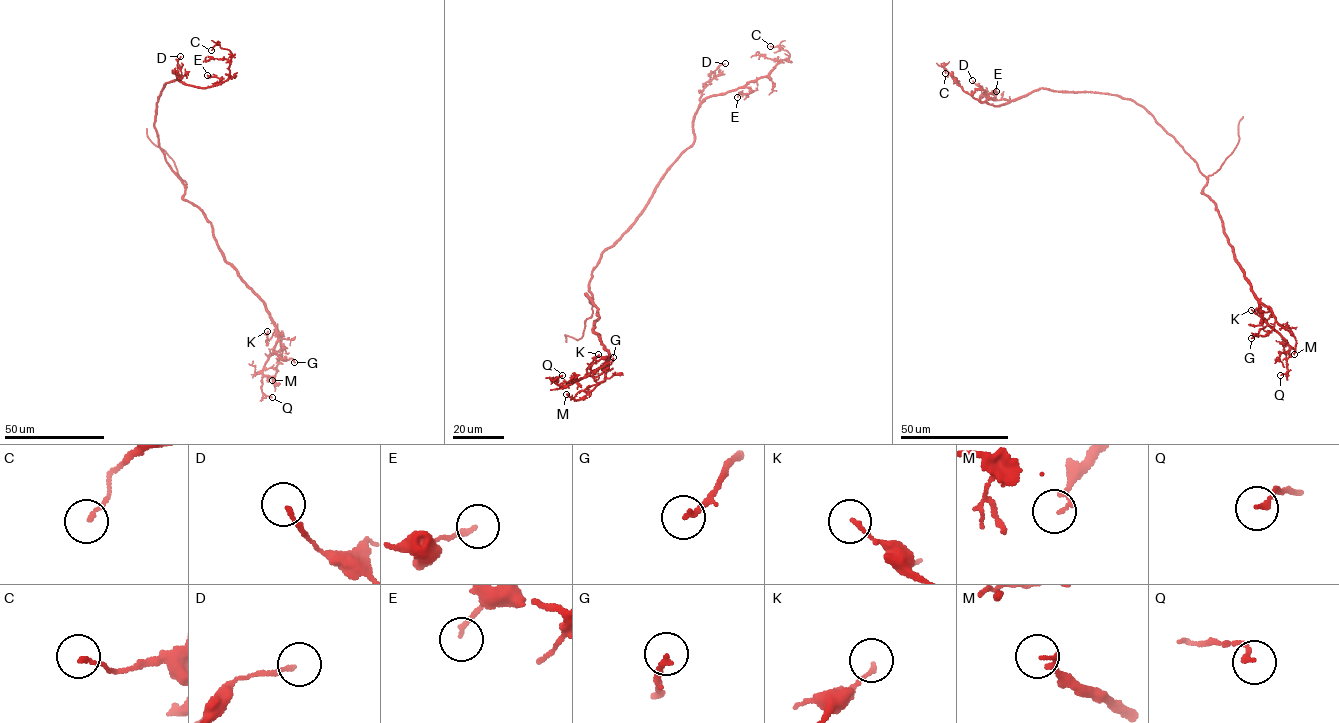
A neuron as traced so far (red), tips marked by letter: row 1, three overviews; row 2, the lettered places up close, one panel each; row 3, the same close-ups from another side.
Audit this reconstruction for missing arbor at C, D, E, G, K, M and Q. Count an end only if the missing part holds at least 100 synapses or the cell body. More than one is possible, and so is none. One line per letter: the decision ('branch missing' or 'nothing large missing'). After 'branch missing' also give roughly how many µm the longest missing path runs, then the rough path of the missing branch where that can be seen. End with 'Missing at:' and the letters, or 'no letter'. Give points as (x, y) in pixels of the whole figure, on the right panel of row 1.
C: nothing large missing
D: nothing large missing
E: nothing large missing
G: nothing large missing
K: nothing large missing
M: nothing large missing
Q: nothing large missing
Missing at: no letter

